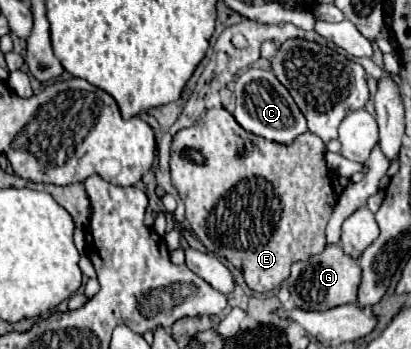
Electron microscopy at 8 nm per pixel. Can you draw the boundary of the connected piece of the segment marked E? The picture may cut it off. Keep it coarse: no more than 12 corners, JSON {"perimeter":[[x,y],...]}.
{"perimeter":[[211,108],[175,134],[191,230],[275,292],[323,252],[325,144]]}

